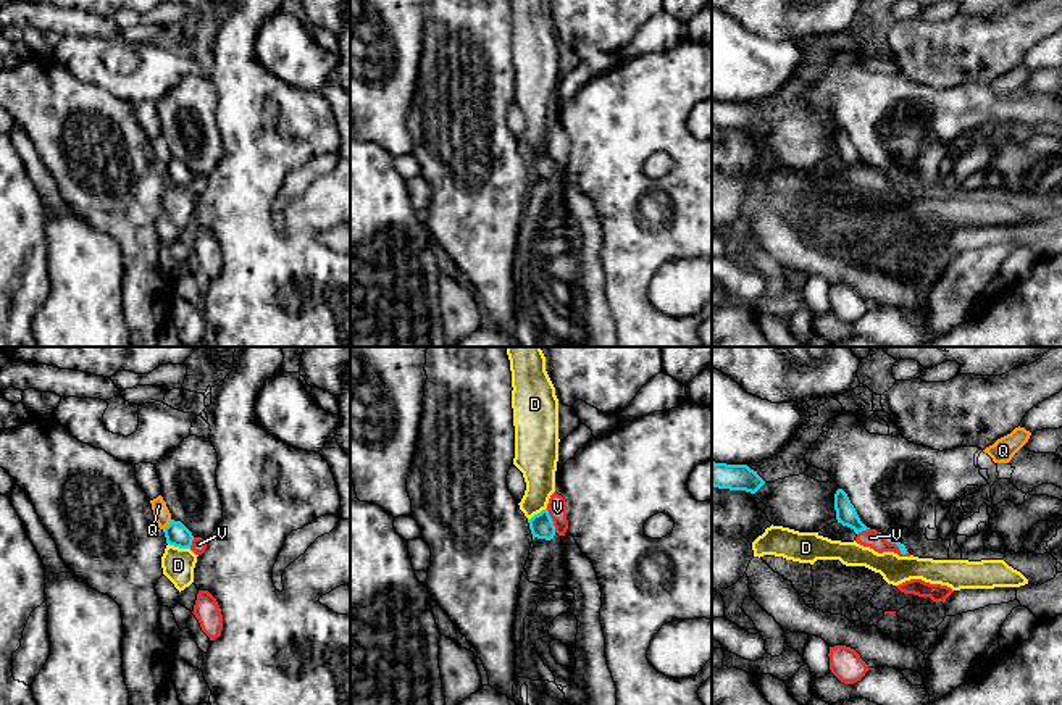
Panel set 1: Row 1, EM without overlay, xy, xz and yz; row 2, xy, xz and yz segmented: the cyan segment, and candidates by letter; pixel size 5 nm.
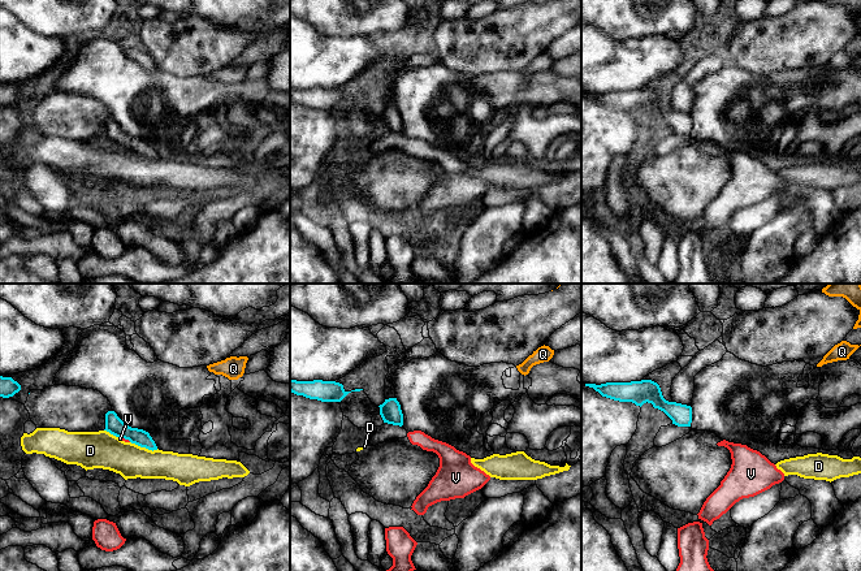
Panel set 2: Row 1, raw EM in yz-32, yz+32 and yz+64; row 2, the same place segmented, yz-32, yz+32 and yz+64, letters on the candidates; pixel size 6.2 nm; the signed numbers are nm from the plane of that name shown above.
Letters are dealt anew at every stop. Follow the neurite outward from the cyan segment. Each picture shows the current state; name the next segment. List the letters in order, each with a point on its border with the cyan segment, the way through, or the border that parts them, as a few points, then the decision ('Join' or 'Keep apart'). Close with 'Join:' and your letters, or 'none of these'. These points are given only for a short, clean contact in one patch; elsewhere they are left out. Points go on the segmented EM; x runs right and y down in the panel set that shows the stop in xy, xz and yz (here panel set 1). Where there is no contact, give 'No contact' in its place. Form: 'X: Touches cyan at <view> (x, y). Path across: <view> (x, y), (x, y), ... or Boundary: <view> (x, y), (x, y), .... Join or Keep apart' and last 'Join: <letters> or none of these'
D: Touches cyan at xy (179, 547). Boundary: xy (168, 542), (189, 549). Keep apart
Q: Touches cyan at xy (168, 525). Boundary: xy (171, 520), (163, 529). Keep apart
V: Touches cyan at xz (551, 520). Boundary: xz (546, 508), (556, 531). Keep apart
Join: none of these

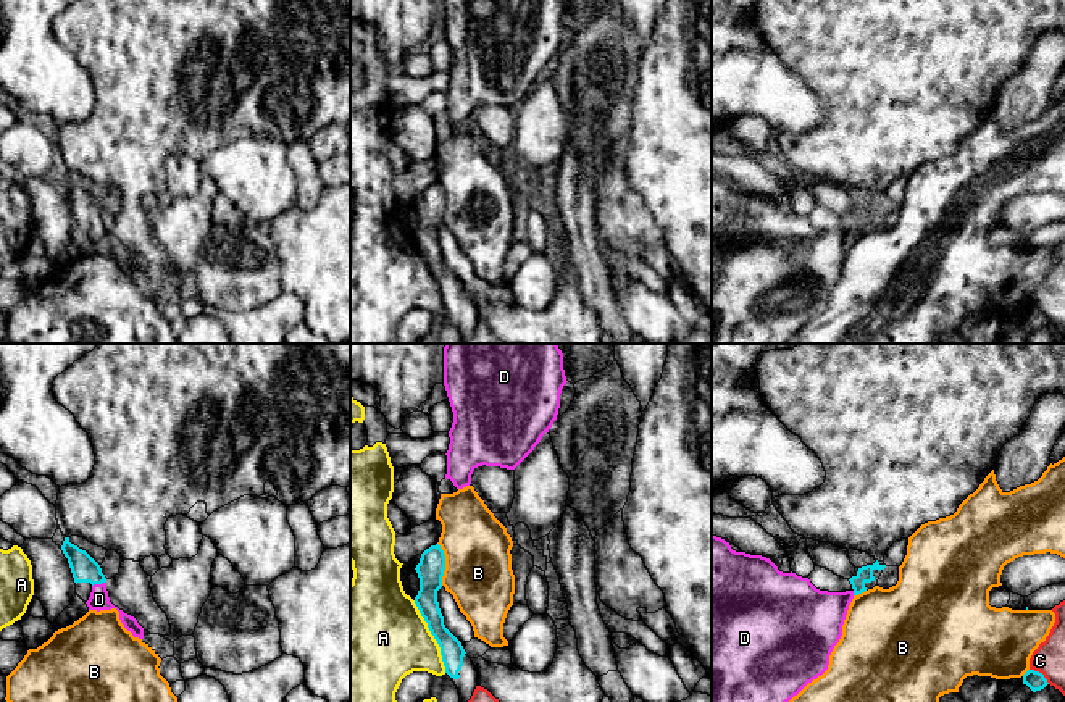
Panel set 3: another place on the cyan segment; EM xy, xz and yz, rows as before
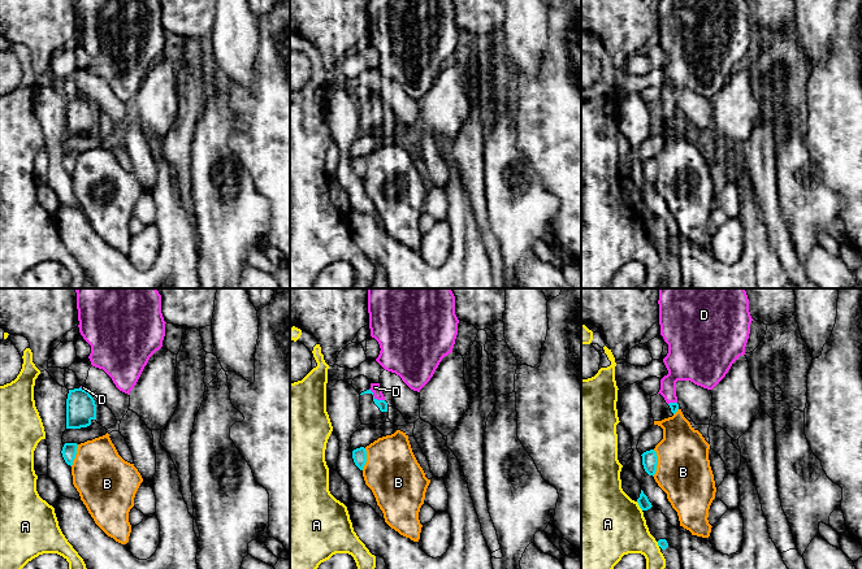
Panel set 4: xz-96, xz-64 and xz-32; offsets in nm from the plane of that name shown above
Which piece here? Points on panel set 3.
A: Touches cyan at xz (433, 635). Keep apart
B: Touches cyan at xz (444, 564). Keep apart
C: Touches cyan at yz (1041, 673). Keep apart
D: Touches cyan at xy (99, 583). Path across: xy (84, 568), (99, 583), (99, 599). Join
Join: D

